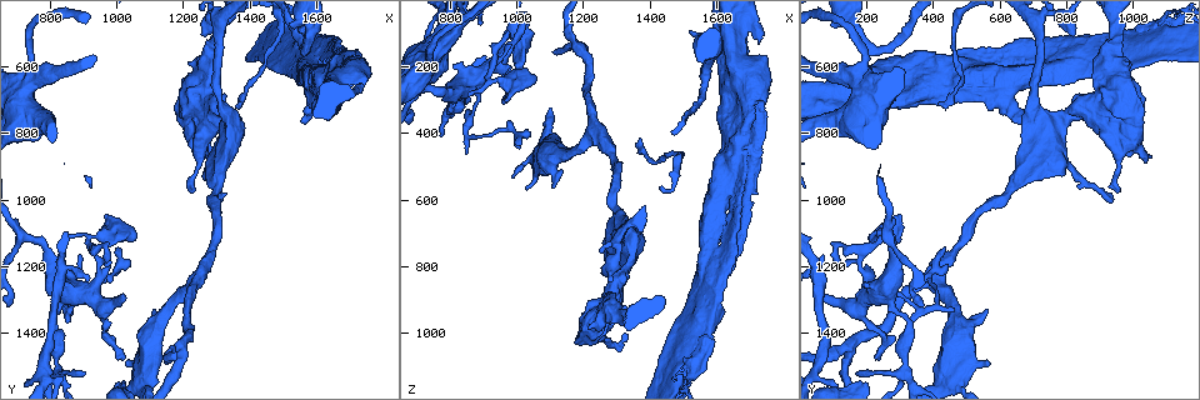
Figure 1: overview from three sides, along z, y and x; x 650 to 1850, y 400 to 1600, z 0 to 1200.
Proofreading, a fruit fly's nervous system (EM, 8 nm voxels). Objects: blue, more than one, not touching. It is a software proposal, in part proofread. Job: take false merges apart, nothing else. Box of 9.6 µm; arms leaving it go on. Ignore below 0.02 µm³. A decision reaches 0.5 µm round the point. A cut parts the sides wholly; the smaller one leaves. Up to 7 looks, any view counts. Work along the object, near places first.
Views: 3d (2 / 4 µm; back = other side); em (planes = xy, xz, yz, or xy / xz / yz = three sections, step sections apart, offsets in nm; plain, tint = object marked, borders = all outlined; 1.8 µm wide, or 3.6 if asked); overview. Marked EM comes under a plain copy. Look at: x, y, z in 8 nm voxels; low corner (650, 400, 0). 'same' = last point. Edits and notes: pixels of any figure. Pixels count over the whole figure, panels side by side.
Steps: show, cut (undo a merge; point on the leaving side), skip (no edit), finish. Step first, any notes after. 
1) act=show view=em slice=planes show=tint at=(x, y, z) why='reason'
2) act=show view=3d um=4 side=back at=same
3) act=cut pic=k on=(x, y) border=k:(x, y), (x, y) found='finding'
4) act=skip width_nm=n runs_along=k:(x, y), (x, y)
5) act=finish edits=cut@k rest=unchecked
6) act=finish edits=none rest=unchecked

act=show view=3d um=4 at=(870, 1270, 280) why='abrupt turn'

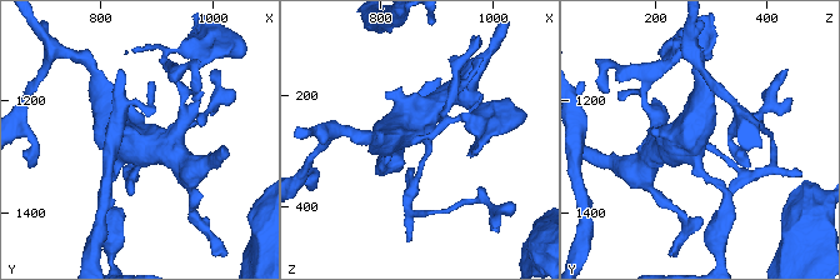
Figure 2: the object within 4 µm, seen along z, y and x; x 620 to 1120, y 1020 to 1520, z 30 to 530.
act=show view=em um=3.6 slice=planes show=tint at=(875, 1275, 275) arms=4 why='need the tissue'

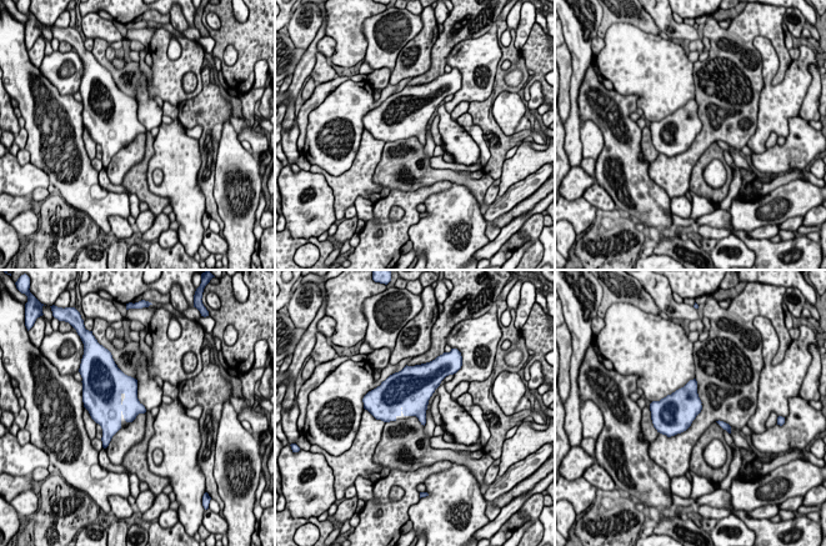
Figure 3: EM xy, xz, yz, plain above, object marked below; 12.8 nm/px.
act=skip found='all the same neuron'

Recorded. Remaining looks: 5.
act=show view=em slice=planes show=tint at=(1190, 1440, 150) why='a fork'

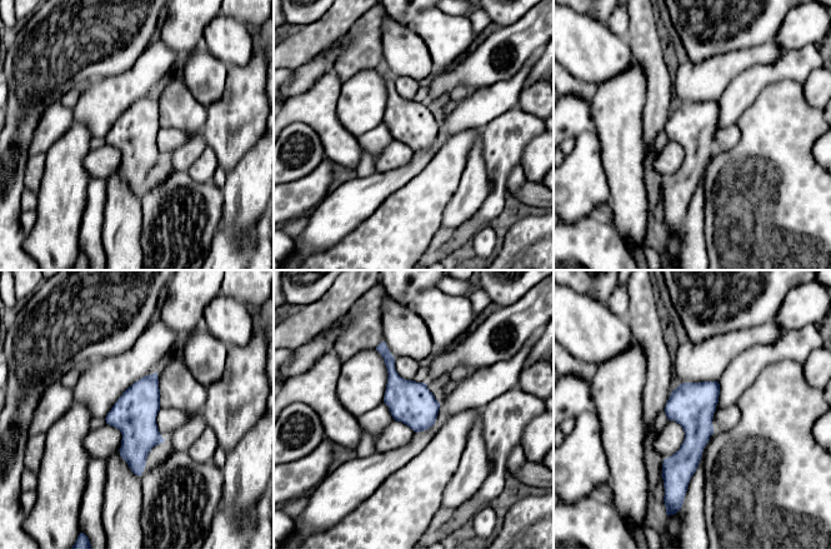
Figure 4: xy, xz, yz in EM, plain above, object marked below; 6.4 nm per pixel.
act=skip found='continuous, no second neuron'

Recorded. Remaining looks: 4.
act=show view=3d um=2 at=(1650, 580, 690) why='sharp bend'

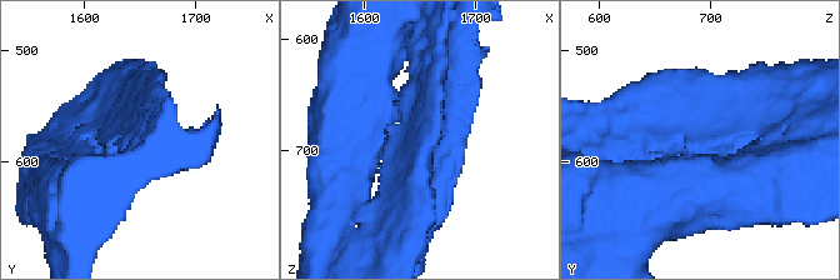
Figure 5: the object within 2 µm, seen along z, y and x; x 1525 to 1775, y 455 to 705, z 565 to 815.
act=show view=em slice=planes show=tint at=(1648, 580, 694) why='shape alone is not enough'

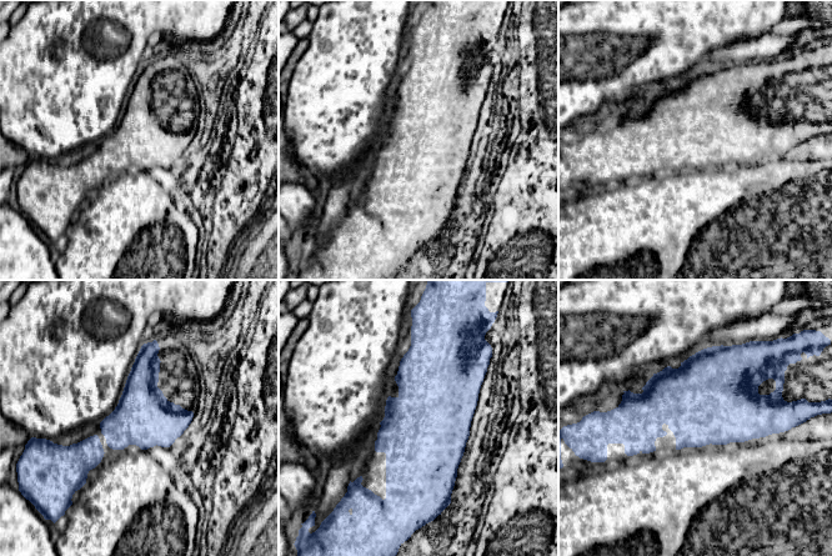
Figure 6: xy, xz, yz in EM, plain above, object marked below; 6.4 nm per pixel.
act=skip width_nm=380 found='all the same neuron'

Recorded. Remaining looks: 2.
act=finish edits=none rest=unchecked

